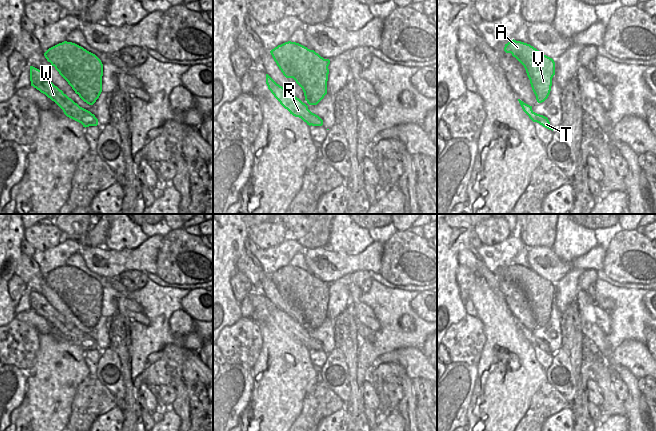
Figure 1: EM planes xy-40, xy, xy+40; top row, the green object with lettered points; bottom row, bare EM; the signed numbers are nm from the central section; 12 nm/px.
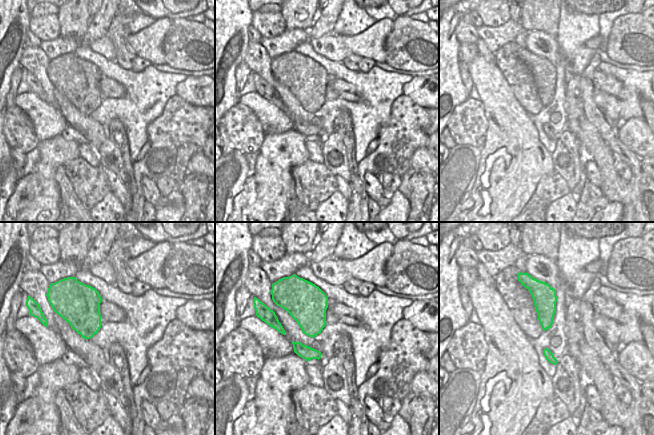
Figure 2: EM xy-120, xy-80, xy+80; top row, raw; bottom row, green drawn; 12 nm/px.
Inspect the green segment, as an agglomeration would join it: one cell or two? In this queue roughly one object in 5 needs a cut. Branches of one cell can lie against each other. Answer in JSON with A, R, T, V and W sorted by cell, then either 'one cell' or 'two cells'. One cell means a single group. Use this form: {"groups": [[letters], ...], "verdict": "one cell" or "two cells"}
{"groups": [["A", "R", "T", "V", "W"]], "verdict": "one cell"}

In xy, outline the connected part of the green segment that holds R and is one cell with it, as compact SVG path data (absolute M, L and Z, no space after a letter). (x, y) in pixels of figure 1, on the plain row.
M266 298L266 308L274 321L290 338L301 342L309 350L323 349L323 344L318 339L312 337L305 327L277 308L268 298Z

